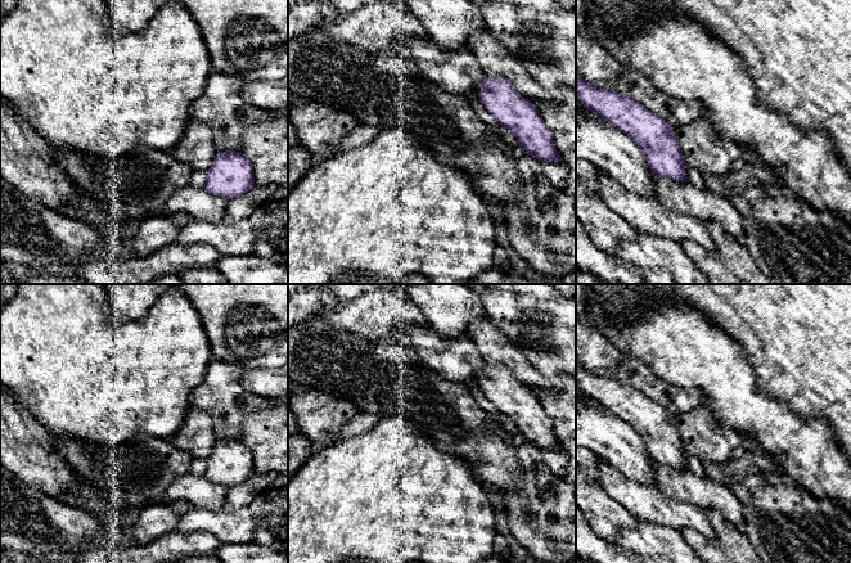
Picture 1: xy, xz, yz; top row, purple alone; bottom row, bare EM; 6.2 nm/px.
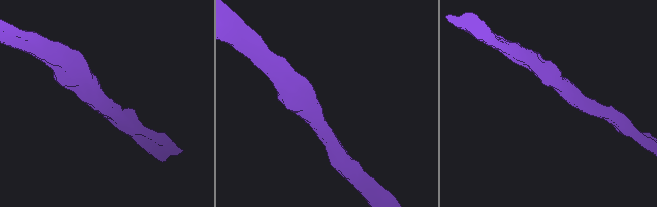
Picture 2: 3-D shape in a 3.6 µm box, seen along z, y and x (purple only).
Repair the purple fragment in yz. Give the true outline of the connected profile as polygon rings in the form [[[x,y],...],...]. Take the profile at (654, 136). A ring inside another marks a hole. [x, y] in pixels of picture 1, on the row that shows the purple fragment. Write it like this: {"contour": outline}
{"contour": [[[578,75],[576,94],[587,111],[600,116],[638,145],[653,174],[686,181],[683,150],[672,127],[658,114],[634,99],[598,87]]]}

